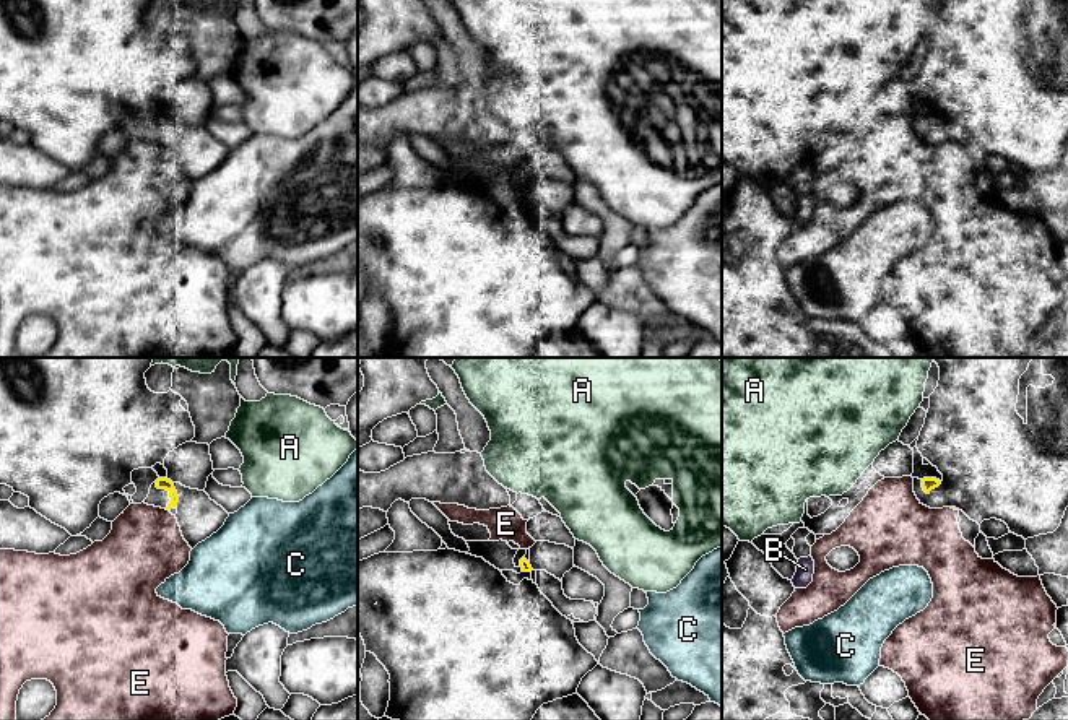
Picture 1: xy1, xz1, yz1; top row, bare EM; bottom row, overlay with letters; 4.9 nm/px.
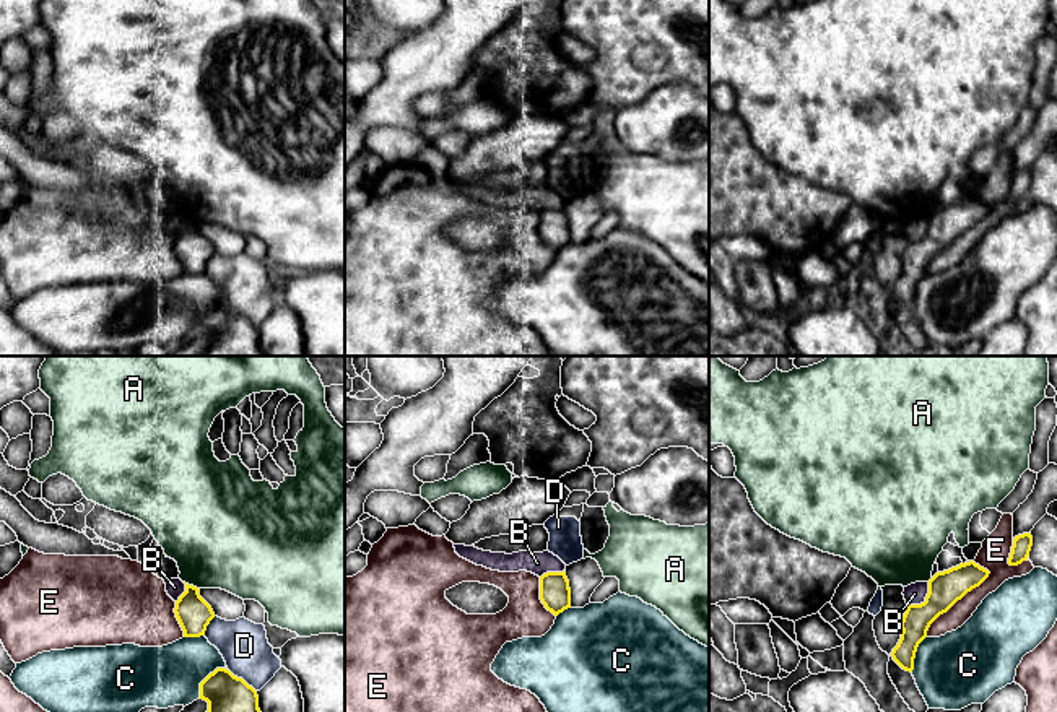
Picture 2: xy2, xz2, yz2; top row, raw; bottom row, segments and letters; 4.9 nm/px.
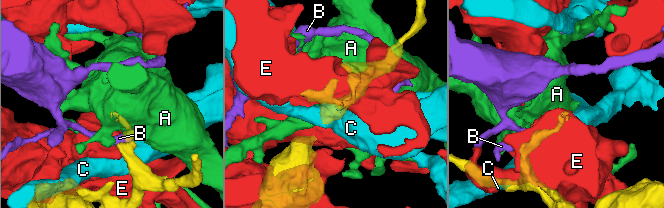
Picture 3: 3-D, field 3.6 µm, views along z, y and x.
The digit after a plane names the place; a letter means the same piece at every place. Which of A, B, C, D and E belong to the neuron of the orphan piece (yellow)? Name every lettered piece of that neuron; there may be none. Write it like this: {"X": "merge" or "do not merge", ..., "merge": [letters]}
{"A": "do not merge", "B": "do not merge", "C": "do not merge", "D": "do not merge", "E": "do not merge", "merge": []}

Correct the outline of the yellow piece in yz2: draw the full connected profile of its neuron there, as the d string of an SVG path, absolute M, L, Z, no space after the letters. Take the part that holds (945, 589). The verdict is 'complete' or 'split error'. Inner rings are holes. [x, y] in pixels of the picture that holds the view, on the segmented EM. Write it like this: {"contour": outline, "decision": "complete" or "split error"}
{"contour": "M974 561L961 562L943 572L937 572L929 580L929 593L920 605L909 605L901 621L901 639L893 649L893 660L906 671L914 670L914 658L919 644L927 637L930 624L946 613L968 592L979 587L989 571Z", "decision": "complete"}

